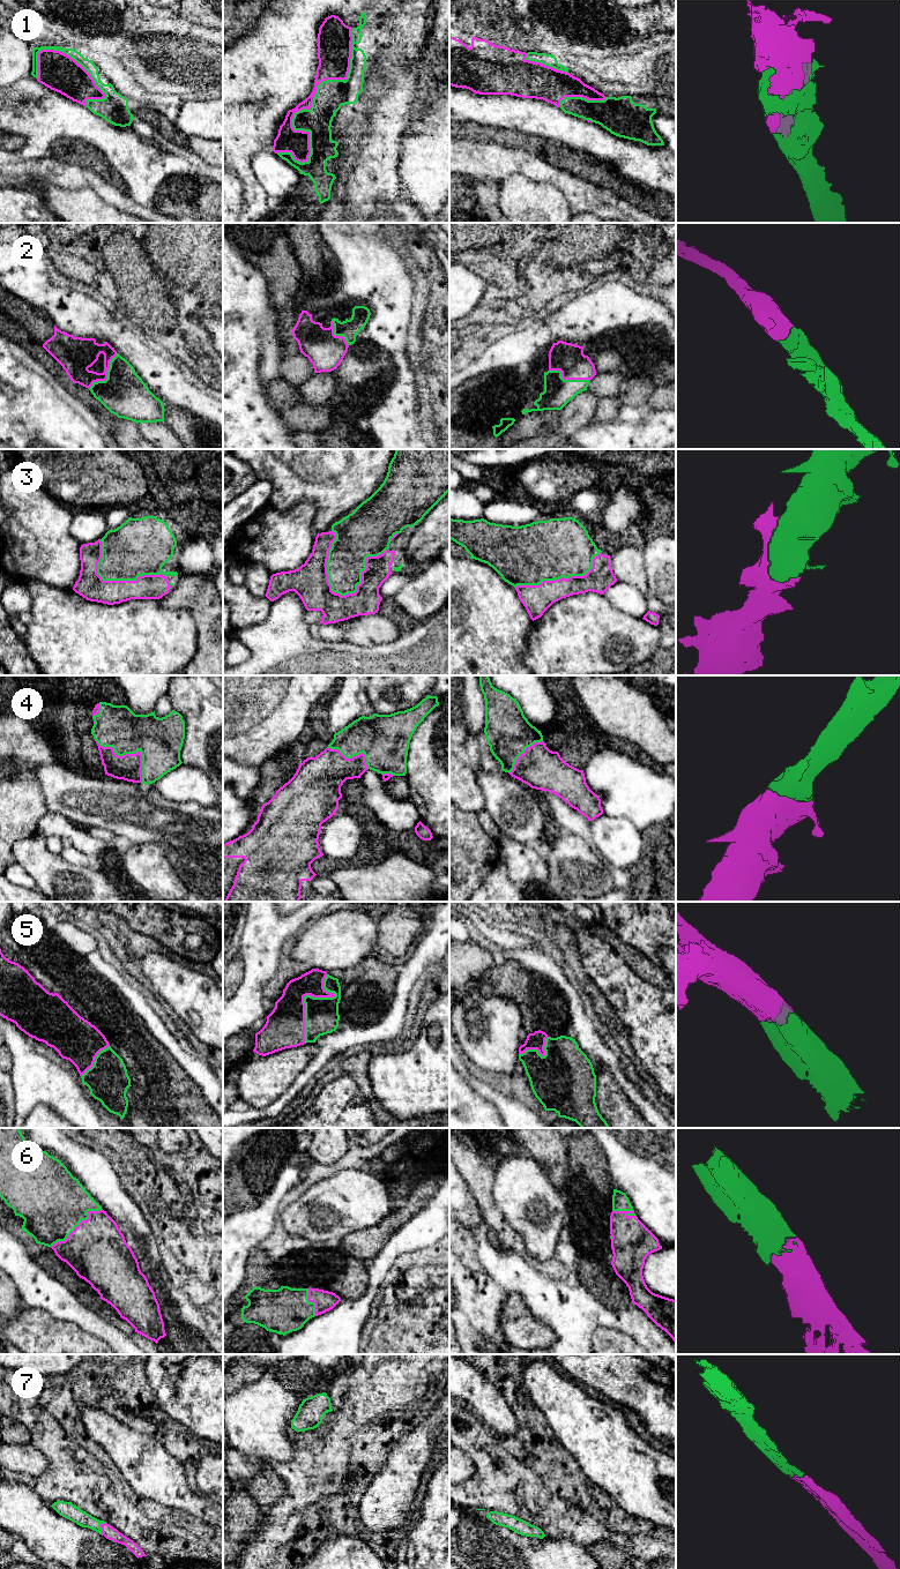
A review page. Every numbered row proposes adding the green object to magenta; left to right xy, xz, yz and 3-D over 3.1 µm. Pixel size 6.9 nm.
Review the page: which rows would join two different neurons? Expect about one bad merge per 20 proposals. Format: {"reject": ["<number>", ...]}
{"reject": []}

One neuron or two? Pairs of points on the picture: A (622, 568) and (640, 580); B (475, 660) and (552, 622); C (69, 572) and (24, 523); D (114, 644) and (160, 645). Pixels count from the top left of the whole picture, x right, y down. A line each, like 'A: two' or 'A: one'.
A: one
B: two
C: one
D: one

